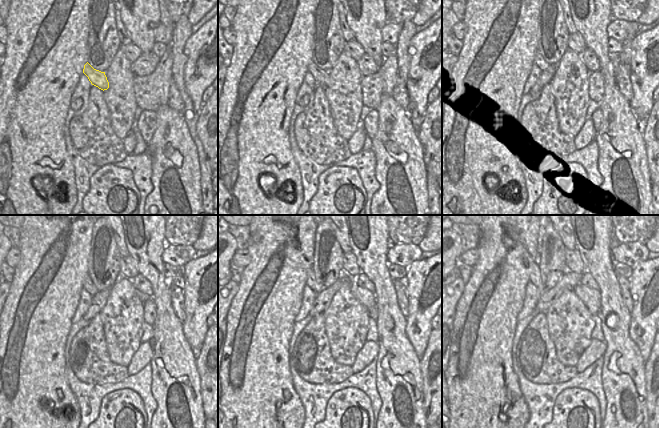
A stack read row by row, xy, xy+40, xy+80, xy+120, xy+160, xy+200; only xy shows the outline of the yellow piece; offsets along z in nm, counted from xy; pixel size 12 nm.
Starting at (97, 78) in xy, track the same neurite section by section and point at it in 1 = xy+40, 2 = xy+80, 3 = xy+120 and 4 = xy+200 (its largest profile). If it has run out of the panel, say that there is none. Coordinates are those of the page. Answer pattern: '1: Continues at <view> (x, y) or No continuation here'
1: Continues at xy+40 (321, 77)
2: Continues at xy+80 (538, 61)
3: Continues at xy+120 (87, 284)
4: Continues at xy+200 (534, 272).

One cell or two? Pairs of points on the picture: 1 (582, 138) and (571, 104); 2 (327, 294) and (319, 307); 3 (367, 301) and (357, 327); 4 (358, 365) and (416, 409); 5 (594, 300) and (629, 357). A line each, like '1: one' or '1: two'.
1: two
2: one
3: two
4: two
5: two

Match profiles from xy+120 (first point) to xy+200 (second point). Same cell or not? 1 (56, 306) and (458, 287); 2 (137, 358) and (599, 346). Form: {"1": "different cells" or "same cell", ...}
{"1": "different cells", "2": "same cell"}

